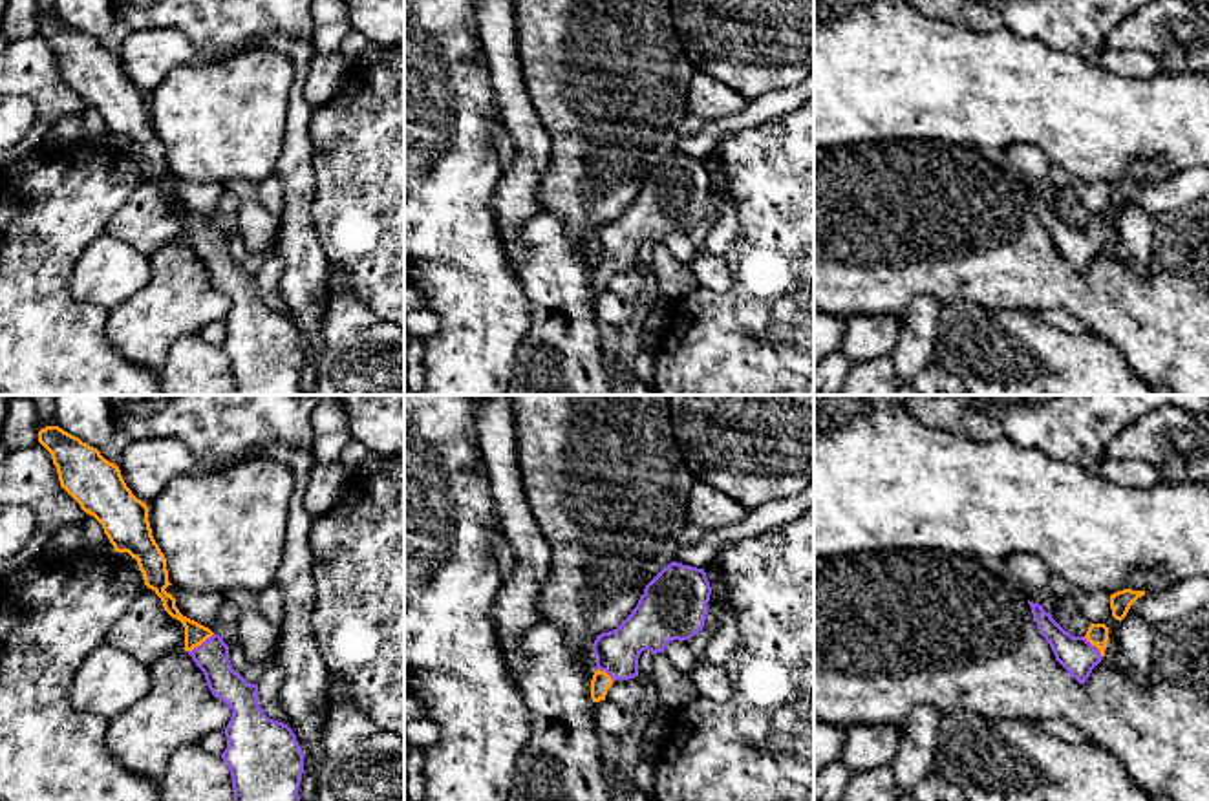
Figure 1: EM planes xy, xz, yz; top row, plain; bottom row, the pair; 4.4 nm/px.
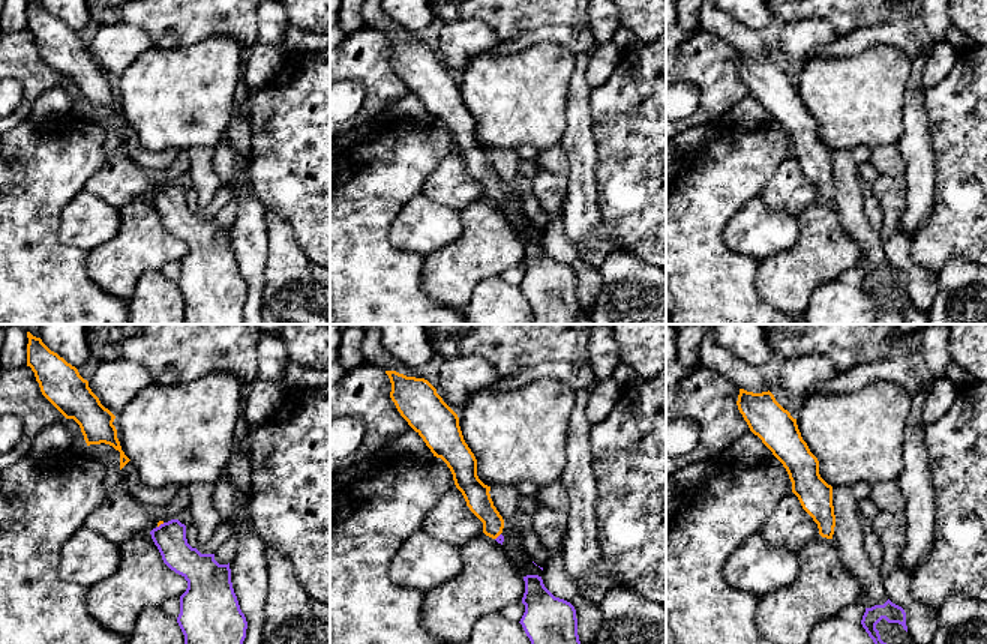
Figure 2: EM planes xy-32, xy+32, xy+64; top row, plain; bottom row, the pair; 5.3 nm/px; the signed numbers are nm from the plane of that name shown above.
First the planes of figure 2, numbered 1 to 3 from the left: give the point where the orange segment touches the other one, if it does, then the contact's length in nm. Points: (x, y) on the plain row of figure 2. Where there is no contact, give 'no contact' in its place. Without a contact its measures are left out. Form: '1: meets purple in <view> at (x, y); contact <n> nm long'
1: meets purple in xy-32 at (161, 188); contact 50 nm long
2: meets purple in xy+32 at (498, 200); contact 50 nm long
3: no contact

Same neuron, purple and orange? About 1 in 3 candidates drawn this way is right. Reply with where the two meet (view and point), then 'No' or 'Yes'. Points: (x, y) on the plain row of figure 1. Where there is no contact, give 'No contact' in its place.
Touches purple at xy (202, 234). Yes

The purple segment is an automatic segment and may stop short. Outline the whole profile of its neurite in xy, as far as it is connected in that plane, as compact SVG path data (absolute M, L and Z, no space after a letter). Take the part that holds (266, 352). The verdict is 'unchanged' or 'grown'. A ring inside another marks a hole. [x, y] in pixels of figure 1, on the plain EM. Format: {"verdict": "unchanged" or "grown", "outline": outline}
{"verdict": "grown", "outline": "M46 16L38 22L38 33L51 44L60 77L93 106L104 119L115 143L128 143L137 150L144 176L163 192L165 201L185 218L185 241L203 262L212 285L223 291L232 307L225 318L227 338L221 344L230 360L234 395L300 395L300 371L304 364L304 344L293 320L269 309L258 294L258 274L247 272L236 263L229 251L229 236L209 218L183 207L176 198L176 188L165 179L168 172L166 148L155 134L148 112L148 97L126 77L117 55L106 51L101 42L59 16Z"}

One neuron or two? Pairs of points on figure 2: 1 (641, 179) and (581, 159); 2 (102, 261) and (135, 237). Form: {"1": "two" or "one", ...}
{"1": "two", "2": "one"}

